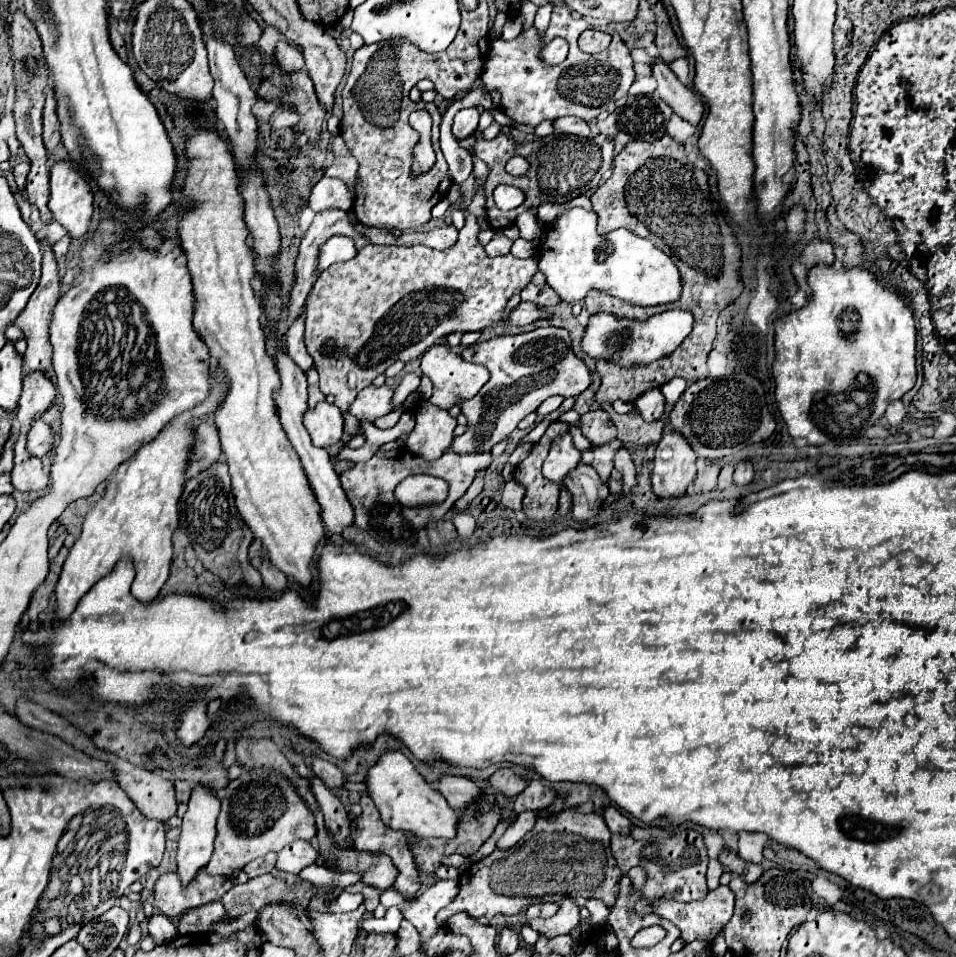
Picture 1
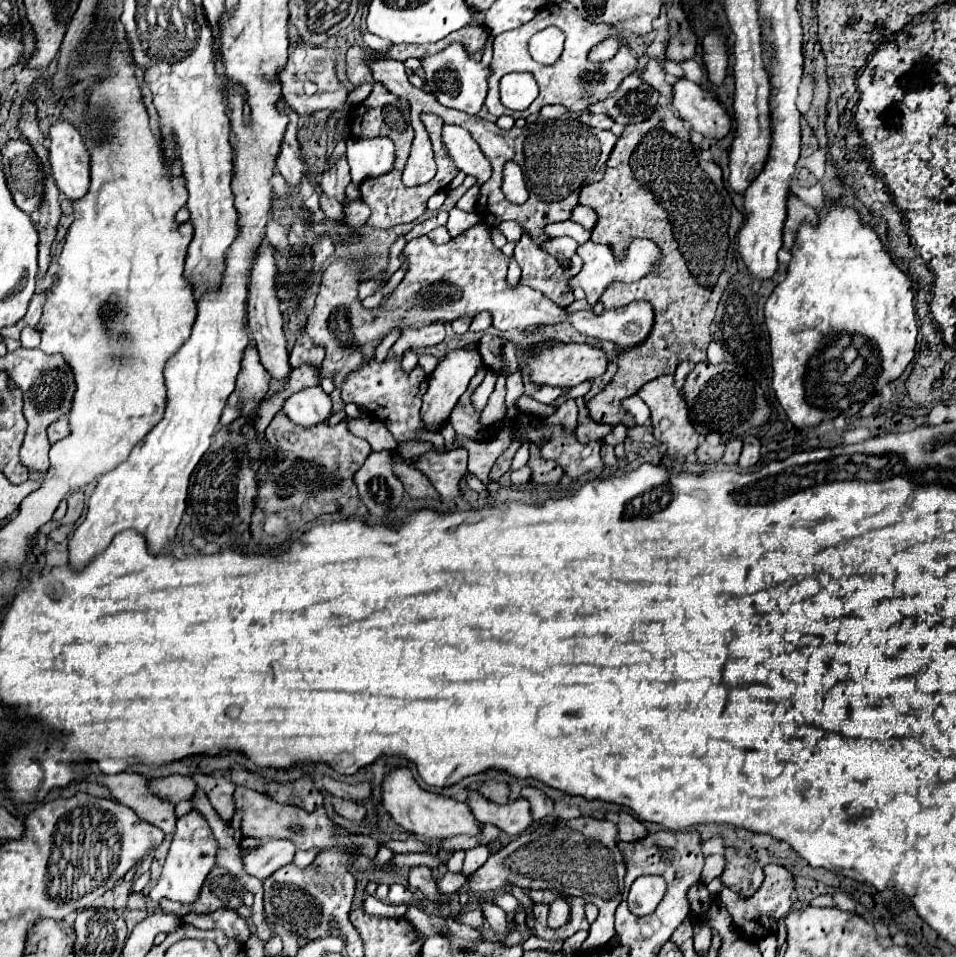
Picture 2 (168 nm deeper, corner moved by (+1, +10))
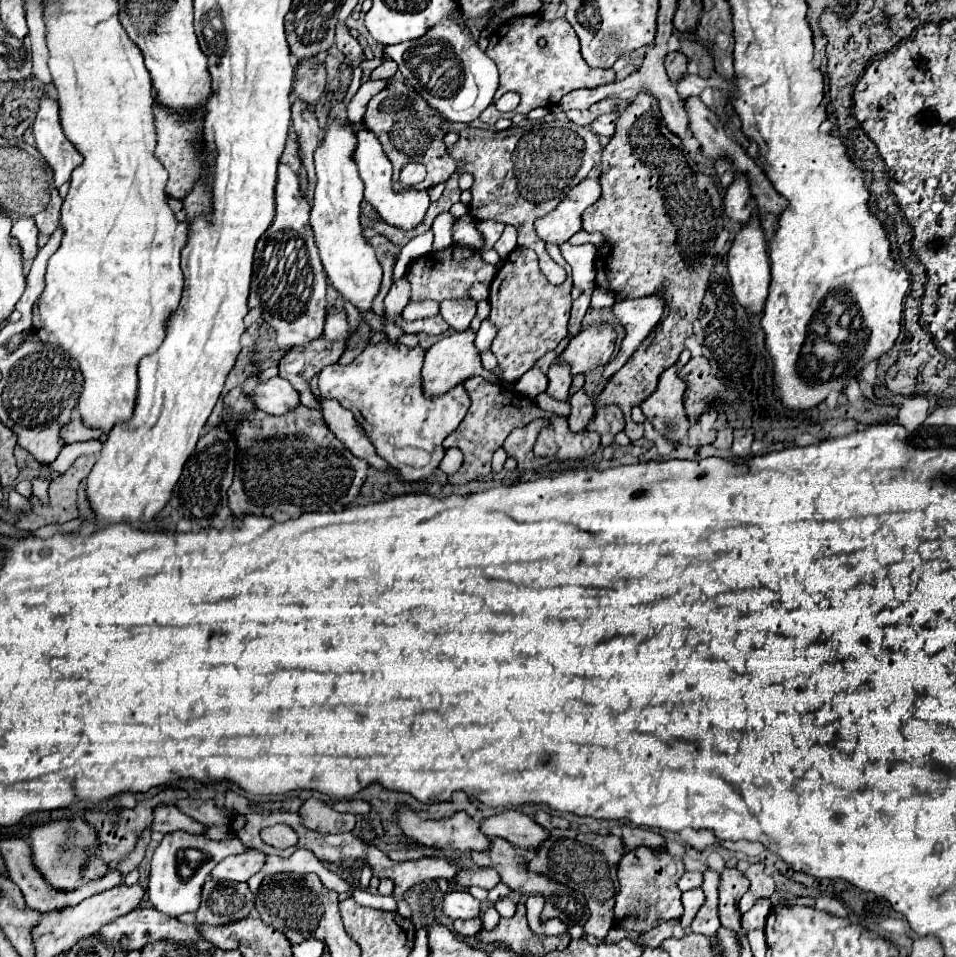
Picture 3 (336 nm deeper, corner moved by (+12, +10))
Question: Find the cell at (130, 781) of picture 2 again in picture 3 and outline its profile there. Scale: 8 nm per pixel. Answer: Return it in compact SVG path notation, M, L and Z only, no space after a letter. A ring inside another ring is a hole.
M166 805L166 807L158 807L154 811L154 831L160 831L160 833L172 833L172 831L186 831L186 833L192 833L192 835L204 835L206 827L192 821L188 815L180 813L176 807L172 805Z

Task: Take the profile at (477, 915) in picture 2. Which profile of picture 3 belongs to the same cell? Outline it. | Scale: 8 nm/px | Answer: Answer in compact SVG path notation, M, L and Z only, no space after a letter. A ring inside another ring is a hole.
M470 919L470 921L454 921L454 931L466 937L476 935L482 929L482 919Z

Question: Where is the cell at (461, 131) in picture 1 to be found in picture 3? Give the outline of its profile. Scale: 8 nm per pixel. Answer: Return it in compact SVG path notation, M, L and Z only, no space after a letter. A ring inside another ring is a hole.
M444 19L436 23L436 27L430 27L420 39L384 47L384 53L398 63L406 83L448 121L470 125L492 103L498 89L496 63L492 63L492 59L478 47L462 19Z

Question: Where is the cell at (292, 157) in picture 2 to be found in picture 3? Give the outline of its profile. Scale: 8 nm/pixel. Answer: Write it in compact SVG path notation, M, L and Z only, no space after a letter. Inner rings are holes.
M280 165L276 185L276 219L256 245L248 305L262 309L262 317L270 317L270 325L276 329L276 341L284 349L306 345L312 339L318 339L326 319L328 281L322 271L312 227L308 223L310 207L312 205L300 191L296 173L288 165ZM284 317L296 319L288 321Z

